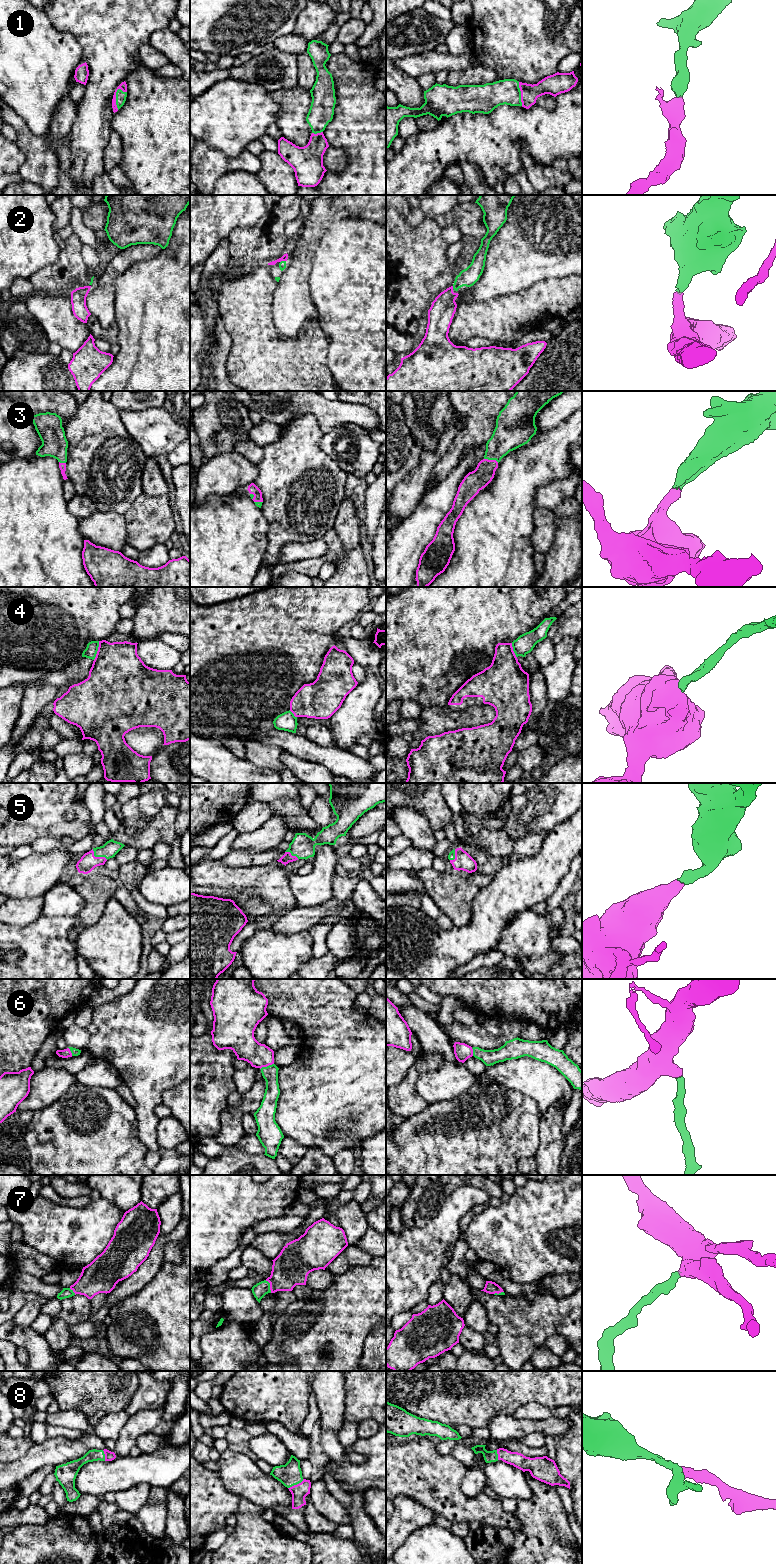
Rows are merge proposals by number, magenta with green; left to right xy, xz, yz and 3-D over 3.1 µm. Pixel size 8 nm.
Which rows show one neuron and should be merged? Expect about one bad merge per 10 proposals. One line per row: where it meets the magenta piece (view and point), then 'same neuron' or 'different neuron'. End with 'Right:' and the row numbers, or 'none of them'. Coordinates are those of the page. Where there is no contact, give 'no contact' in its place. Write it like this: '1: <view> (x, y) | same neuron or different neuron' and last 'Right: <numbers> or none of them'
1: xy (115, 98) | same neuron
2: yz (452, 287) | same neuron
3: yz (491, 460) | same neuron
4: xy (98, 650) | different neuron
5: xy (98, 857) | same neuron
6: xz (266, 1066) | same neuron
7: xz (270, 1286) | same neuron
8: xz (295, 1485) | same neuron
Right: 1, 2, 3, 5, 6, 7, 8

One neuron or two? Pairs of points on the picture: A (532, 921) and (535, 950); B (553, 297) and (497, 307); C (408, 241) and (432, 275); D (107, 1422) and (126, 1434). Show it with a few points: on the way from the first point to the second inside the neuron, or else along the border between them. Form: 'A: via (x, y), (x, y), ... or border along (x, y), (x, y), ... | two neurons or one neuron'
A: via (531, 928), (531, 943) | one neuron
B: via (539, 301), (530, 307), (511, 307) | one neuron
C: via (408, 249), (424, 267) | one neuron
D: border along (129, 1416), (115, 1440) | two neurons

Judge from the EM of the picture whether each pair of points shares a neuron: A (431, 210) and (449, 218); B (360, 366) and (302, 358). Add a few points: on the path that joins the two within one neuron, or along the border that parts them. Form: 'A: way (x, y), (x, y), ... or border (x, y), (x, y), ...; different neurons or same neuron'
A: border (455, 205), (450, 210), (438, 214), (434, 218); different neurons
B: border (326, 339), (327, 365), (335, 380); different neurons

